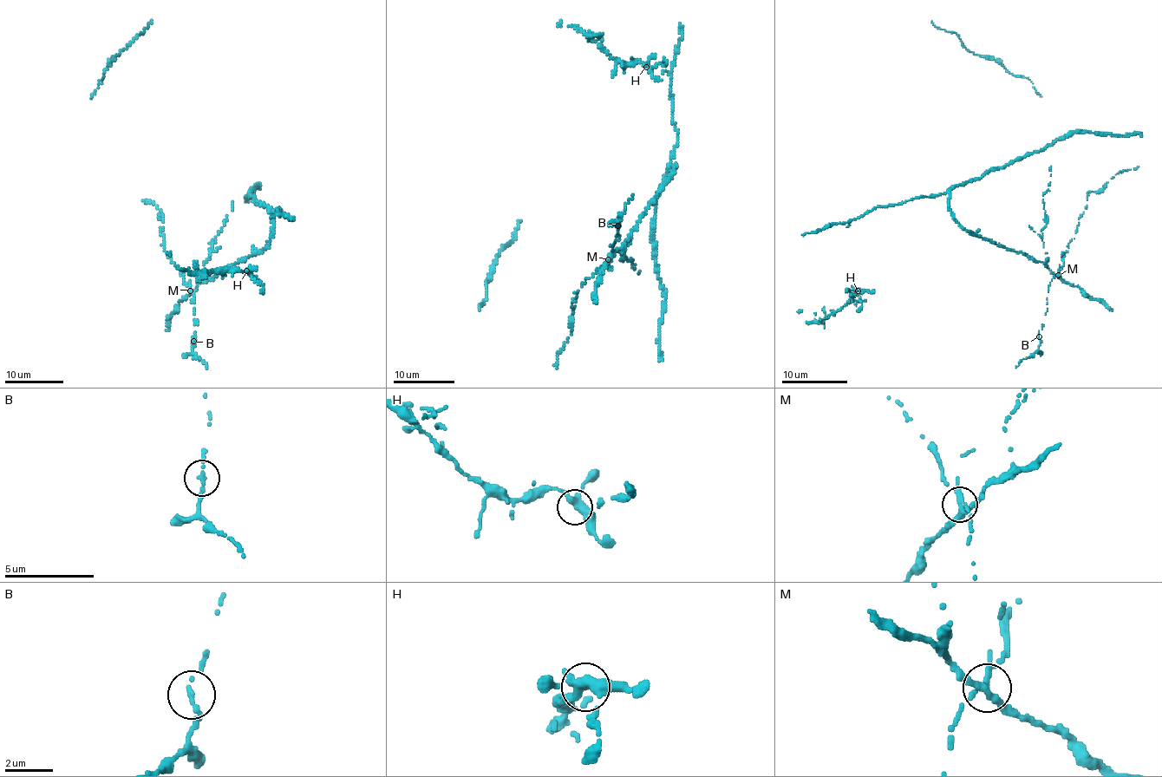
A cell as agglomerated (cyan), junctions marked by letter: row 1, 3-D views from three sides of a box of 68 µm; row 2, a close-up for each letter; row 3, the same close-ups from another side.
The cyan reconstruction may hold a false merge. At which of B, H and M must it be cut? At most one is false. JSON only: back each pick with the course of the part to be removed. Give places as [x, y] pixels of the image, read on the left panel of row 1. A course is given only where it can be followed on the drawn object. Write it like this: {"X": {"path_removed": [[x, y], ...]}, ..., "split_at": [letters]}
{"M": {"path_removed": [[189, 290], [265, 248], [273, 225], [271, 212], [251, 198], [251, 192], [258, 186], [247, 196], [246, 203]]}, "split_at": ["M"]}

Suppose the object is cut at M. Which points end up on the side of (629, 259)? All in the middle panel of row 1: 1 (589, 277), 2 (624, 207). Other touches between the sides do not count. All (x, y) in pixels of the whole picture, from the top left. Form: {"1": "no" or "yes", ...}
{"1": "no", "2": "no"}

